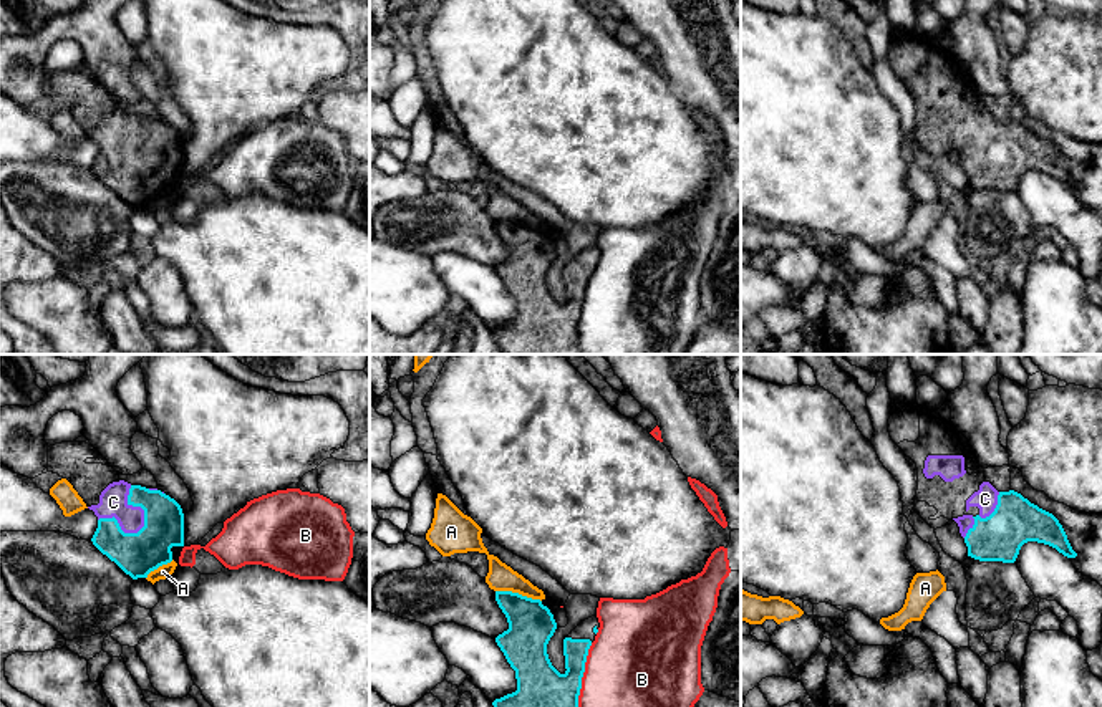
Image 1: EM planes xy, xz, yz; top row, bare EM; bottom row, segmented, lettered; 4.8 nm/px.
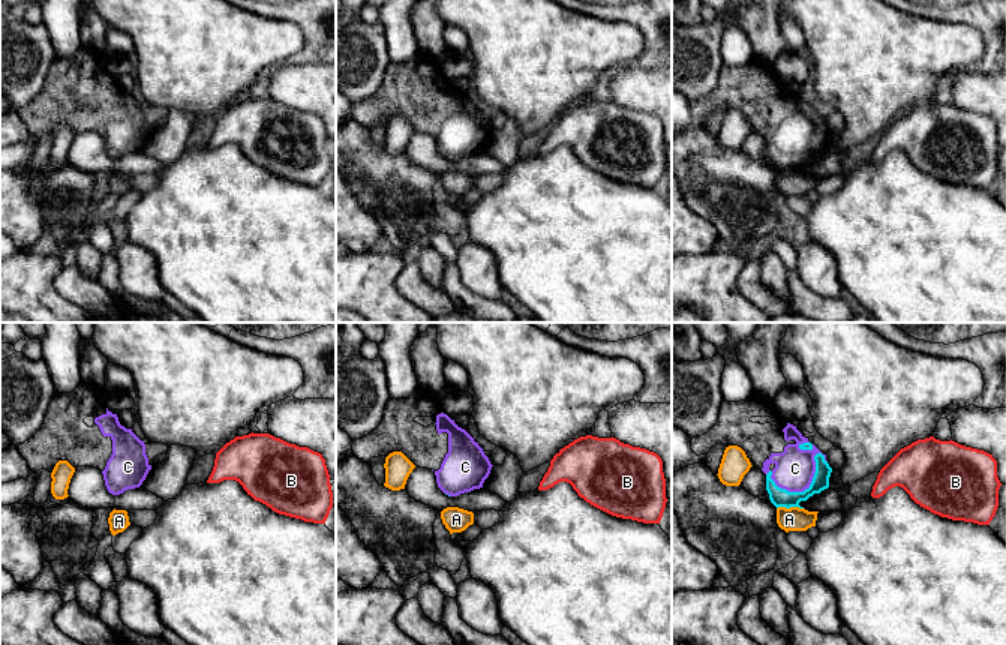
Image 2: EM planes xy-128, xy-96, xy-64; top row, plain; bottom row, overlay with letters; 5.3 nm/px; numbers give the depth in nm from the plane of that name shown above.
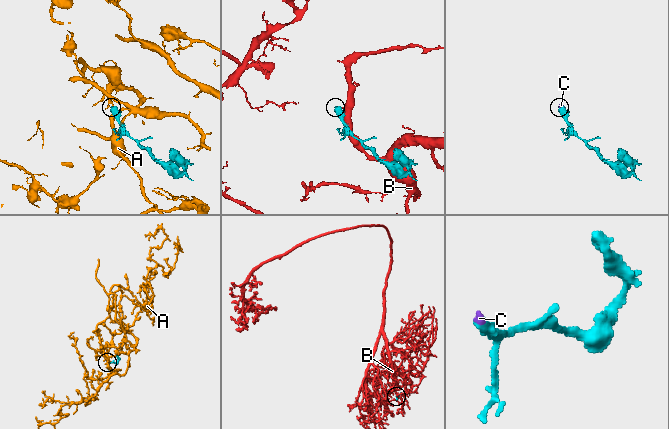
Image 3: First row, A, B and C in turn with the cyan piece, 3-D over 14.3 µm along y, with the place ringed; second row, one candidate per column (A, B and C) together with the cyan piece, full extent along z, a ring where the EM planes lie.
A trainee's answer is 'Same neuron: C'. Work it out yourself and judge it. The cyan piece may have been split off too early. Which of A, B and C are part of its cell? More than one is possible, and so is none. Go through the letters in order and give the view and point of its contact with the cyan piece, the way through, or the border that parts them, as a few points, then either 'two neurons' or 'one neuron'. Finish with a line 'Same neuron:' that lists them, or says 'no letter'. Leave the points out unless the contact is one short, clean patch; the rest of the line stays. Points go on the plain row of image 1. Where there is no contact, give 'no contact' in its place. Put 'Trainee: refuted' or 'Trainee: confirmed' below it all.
A: meets cyan in xz at (517, 222); border along xz (496, 219), (517, 221), (541, 230); two neurons
B: meets cyan in xz at (580, 313); two neurons
C: meets cyan in xy at (143, 156); one neuron
Same neuron: C
Trainee: confirmed

